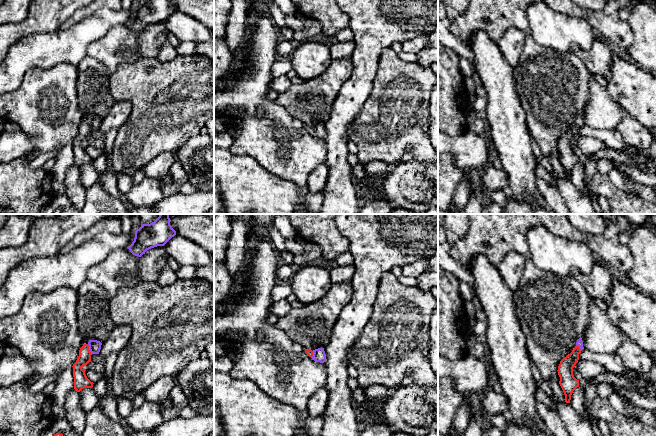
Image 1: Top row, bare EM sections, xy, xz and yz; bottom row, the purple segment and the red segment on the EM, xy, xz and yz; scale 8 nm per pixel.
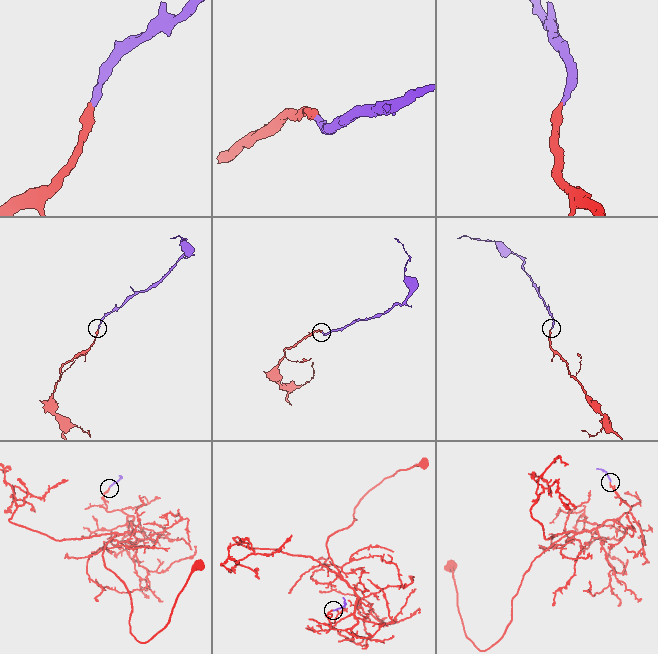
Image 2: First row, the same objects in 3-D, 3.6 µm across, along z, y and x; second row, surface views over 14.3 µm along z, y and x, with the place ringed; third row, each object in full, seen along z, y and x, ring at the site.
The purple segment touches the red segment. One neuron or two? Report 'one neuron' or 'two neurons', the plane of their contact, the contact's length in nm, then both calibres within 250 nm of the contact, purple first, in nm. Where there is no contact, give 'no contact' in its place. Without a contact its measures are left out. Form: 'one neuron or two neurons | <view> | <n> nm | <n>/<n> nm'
one neuron | xy | 90 nm | 100/110 nm

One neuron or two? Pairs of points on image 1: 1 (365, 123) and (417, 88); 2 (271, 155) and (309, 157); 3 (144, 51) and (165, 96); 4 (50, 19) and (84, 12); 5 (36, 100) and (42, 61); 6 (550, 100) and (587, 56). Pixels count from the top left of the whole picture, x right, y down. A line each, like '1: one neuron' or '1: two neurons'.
1: one neuron
2: one neuron
3: two neurons
4: two neurons
5: two neurons
6: two neurons

